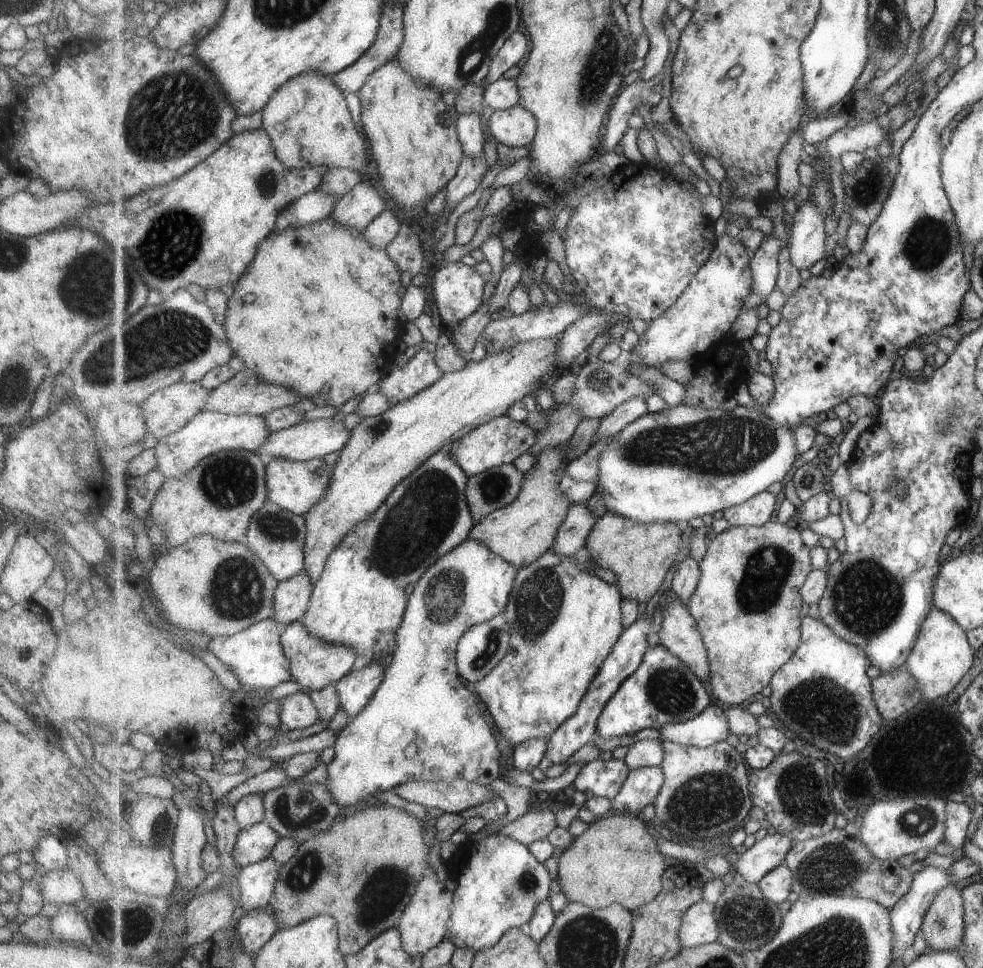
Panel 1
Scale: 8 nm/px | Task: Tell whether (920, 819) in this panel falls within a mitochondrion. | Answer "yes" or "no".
yes

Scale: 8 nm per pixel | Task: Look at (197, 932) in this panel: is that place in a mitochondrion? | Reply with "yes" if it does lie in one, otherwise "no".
no

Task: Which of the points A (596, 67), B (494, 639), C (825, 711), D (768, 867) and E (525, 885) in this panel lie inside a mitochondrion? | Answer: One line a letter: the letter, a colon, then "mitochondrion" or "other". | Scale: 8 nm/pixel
A: mitochondrion
B: mitochondrion
C: mitochondrion
D: other
E: mitochondrion

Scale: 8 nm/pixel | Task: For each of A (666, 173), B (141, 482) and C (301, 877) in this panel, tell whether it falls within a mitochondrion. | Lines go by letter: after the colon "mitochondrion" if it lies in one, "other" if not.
A: other
B: other
C: mitochondrion

